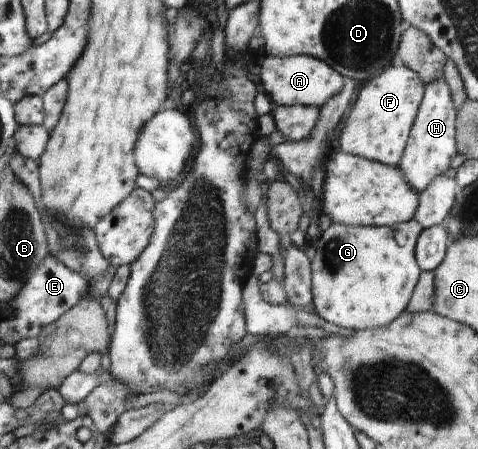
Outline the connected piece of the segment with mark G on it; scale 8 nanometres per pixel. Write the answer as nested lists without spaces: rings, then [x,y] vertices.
[[[414,219],[391,226],[346,226],[332,222],[315,245],[312,301],[316,313],[338,327],[378,329],[388,326],[409,307],[421,277],[417,240],[424,227]]]

